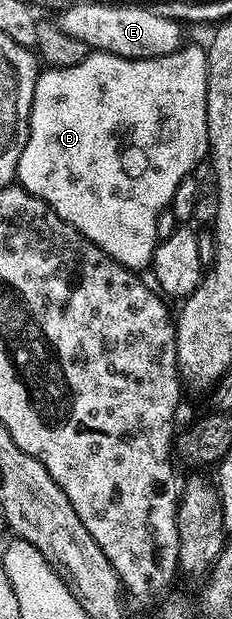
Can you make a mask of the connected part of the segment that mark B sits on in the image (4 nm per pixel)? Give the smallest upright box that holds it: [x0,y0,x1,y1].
[16,45,210,269]

